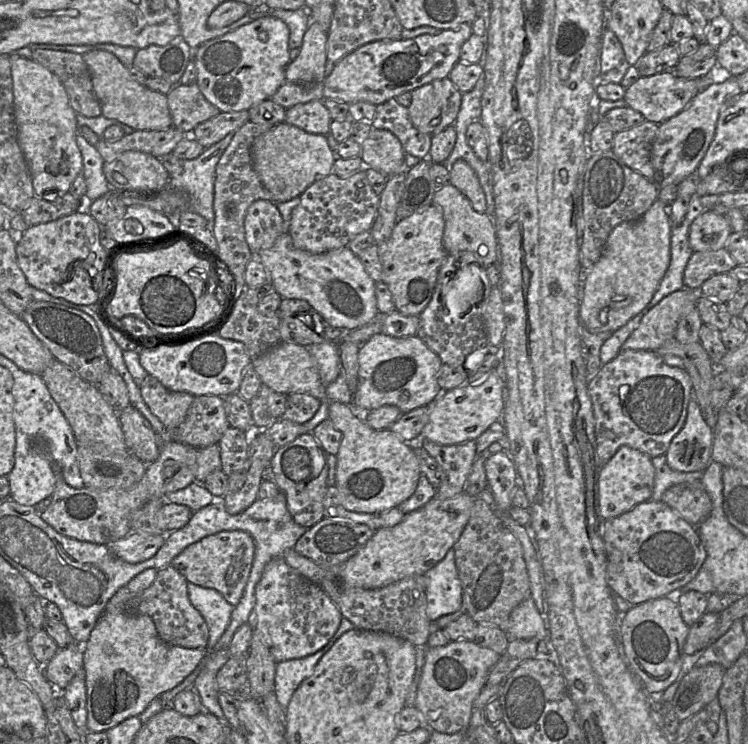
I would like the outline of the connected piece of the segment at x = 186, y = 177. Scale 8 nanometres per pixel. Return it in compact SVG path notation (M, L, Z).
M230 132L222 140L205 148L198 157L183 160L182 173L171 176L167 184L167 186L185 190L190 195L188 210L203 216L210 228L214 222L215 169L233 135L234 132Z

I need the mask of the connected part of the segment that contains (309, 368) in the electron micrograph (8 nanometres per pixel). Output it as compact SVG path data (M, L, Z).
M280 341L262 355L253 358L251 363L261 383L274 392L285 395L306 393L319 400L327 399L326 386L320 380L316 362L304 346Z

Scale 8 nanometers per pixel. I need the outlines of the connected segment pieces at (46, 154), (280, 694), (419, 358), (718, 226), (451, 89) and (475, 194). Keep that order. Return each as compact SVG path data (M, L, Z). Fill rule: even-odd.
M10 54L13 81L14 120L17 139L25 157L34 195L45 200L69 192L74 179L83 172L83 158L76 142L76 112L59 80L31 57Z
M342 617L338 630L321 650L304 658L291 659L276 664L274 692L278 703L283 709L288 706L293 693L303 680L313 673L321 657L333 646L338 638L353 628L353 624Z
M375 334L359 348L358 388L352 395L351 404L366 410L394 405L401 413L429 405L444 391L436 380L442 363L417 335L397 338Z
M706 209L690 226L689 245L693 252L726 248L732 232L729 220L724 215L712 209Z
M441 78L411 91L412 101L408 106L413 126L422 133L434 135L453 125L460 110L462 93L448 78Z
M457 160L449 170L450 184L460 190L478 213L487 209L486 197L473 168L464 160Z

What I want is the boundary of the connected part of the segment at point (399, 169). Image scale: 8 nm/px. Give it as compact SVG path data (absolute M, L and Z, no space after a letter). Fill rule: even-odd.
M372 128L361 146L360 158L365 168L372 168L386 177L407 173L406 153L399 139L390 131Z

